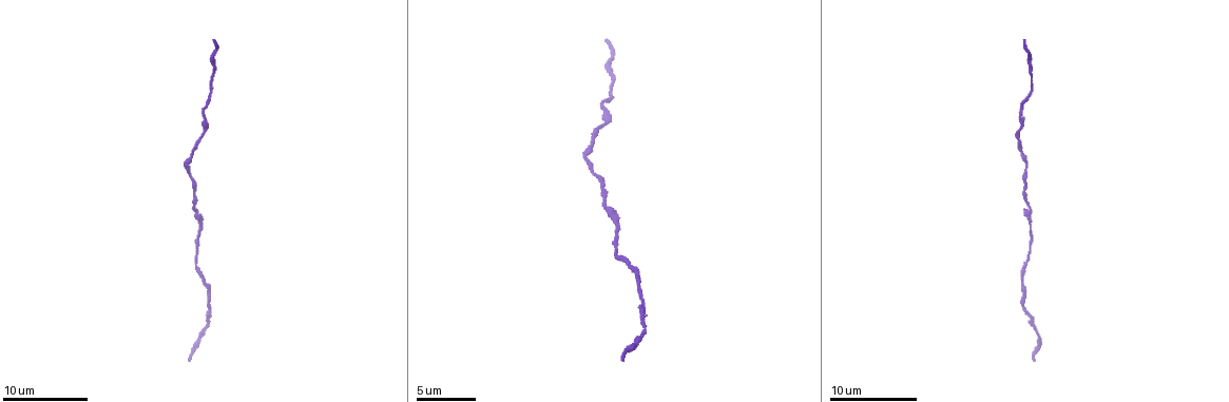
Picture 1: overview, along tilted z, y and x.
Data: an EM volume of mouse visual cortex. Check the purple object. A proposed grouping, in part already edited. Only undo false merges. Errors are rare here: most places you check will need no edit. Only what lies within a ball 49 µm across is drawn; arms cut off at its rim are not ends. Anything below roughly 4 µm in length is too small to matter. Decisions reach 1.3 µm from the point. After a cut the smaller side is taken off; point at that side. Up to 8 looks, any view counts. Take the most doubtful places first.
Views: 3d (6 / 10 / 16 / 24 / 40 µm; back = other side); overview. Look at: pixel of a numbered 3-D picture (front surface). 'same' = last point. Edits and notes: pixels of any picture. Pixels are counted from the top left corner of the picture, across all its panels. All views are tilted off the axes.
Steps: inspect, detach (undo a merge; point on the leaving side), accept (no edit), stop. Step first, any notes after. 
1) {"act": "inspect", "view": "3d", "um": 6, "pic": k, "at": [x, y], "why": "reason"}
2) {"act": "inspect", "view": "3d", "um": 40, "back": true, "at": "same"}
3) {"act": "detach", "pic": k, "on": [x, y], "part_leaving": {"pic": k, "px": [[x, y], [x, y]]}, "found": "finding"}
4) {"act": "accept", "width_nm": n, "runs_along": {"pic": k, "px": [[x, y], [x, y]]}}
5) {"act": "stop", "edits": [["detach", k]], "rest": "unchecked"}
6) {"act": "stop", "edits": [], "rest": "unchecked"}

{"act": "inspect", "view": "3d", "um": 10, "pic": 1, "at": [1033, 72], "why": "sudden change in width"}

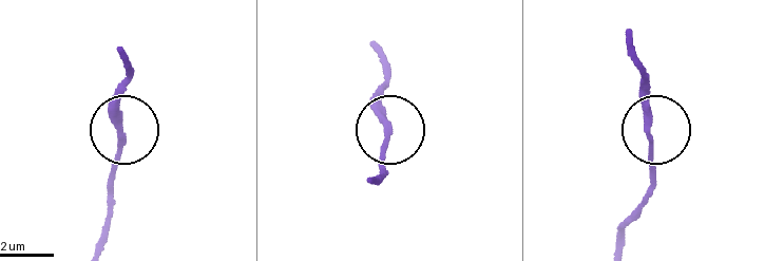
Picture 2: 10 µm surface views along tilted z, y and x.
{"act": "inspect", "view": "3d", "um": 6, "pic": 2, "at": [387, 126]}

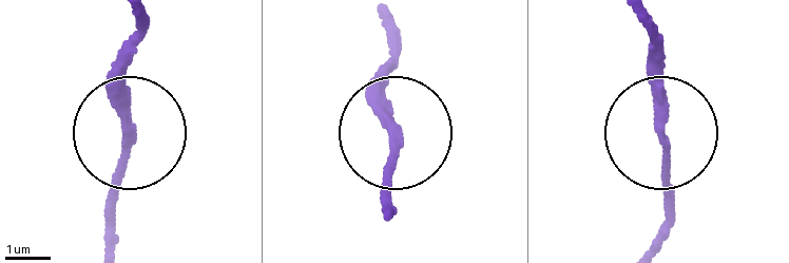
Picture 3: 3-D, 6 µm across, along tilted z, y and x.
{"act": "accept", "width_nm": 190, "runs_along": {"pic": 3, "px": [[657, 242], [662, 37]]}, "found": "all the same neuron"}

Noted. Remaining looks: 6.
{"act": "inspect", "view": "3d", "um": 6, "pic": 1, "at": [209, 297], "why": "calibre changes"}

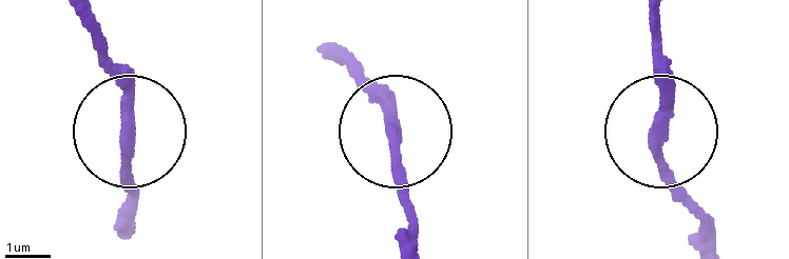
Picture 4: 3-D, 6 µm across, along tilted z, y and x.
{"act": "inspect", "view": "3d", "um": 6, "back": true, "pic": 4, "at": [656, 133]}

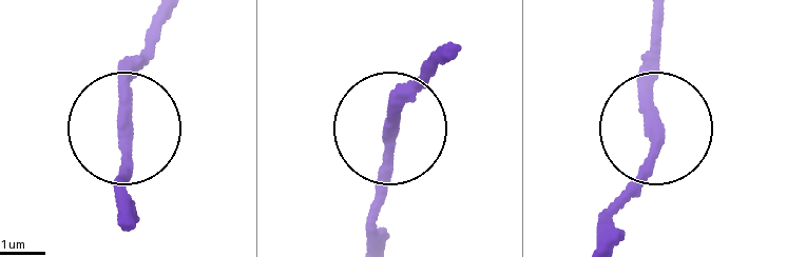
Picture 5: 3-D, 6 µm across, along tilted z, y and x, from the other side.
{"act": "accept", "runs_along": {"pic": 5, "px": [[651, 18], [659, 151], [617, 215], [614, 242]]}, "found": "one neuron here"}

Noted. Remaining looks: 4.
{"act": "inspect", "view": "3d", "um": 10, "pic": 1, "at": [605, 108], "why": "calibre changes"}

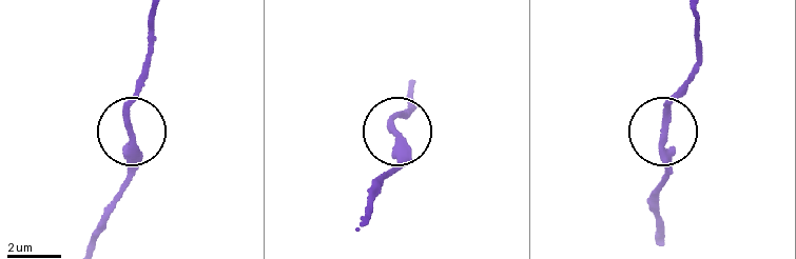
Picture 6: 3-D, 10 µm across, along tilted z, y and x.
{"act": "inspect", "view": "3d", "um": 10, "back": true, "pic": 6, "at": [132, 133]}

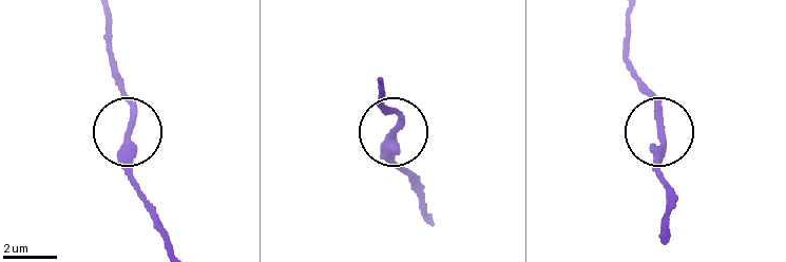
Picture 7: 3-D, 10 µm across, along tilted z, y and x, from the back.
{"act": "accept", "width_nm": 250, "runs_along": {"pic": 7, "px": [[171, 247], [133, 170], [127, 130], [133, 108], [120, 73]]}, "found": "one neuron here"}

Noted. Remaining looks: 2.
{"act": "inspect", "view": "3d", "um": 10, "pic": 1, "at": [198, 246], "why": "sudden change in width"}

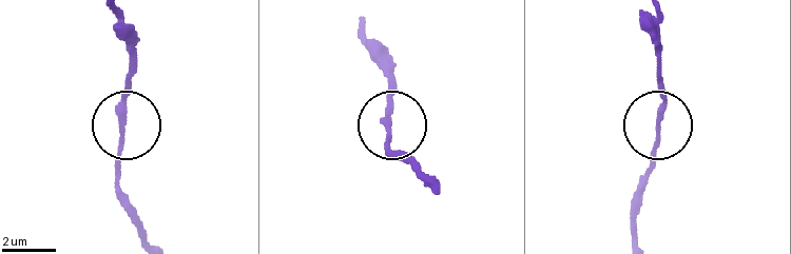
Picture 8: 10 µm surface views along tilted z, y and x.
{"act": "accept", "runs_along": {"pic": 8, "px": [[363, 33], [390, 82], [389, 159]]}, "found": "all the same neuron"}

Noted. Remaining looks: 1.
{"act": "stop", "edits": [], "rest": "unchecked"}

